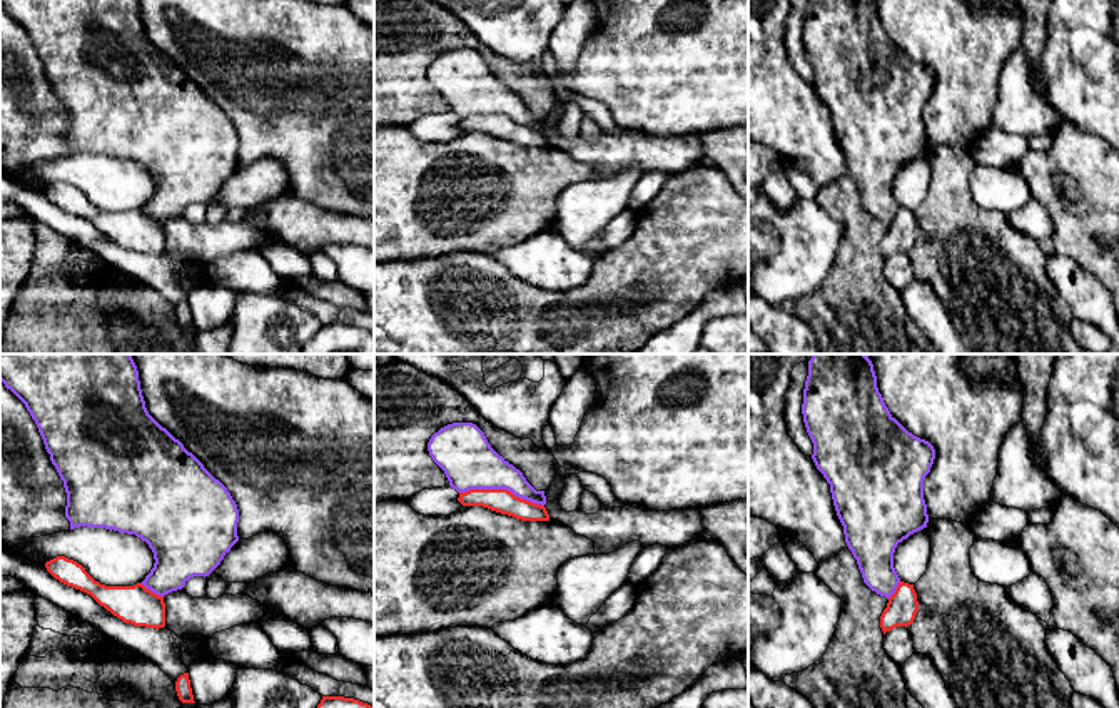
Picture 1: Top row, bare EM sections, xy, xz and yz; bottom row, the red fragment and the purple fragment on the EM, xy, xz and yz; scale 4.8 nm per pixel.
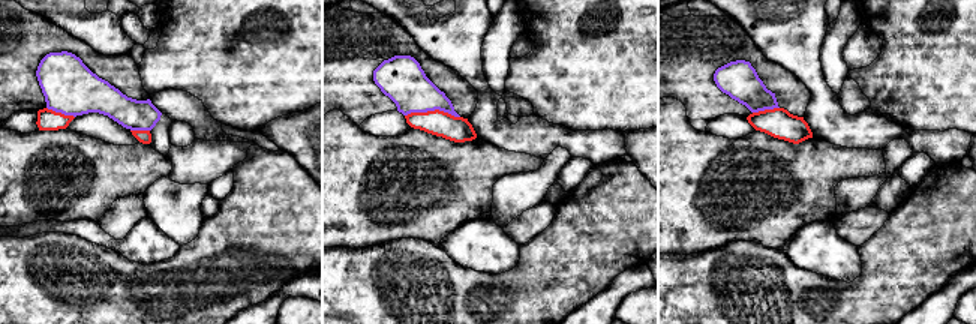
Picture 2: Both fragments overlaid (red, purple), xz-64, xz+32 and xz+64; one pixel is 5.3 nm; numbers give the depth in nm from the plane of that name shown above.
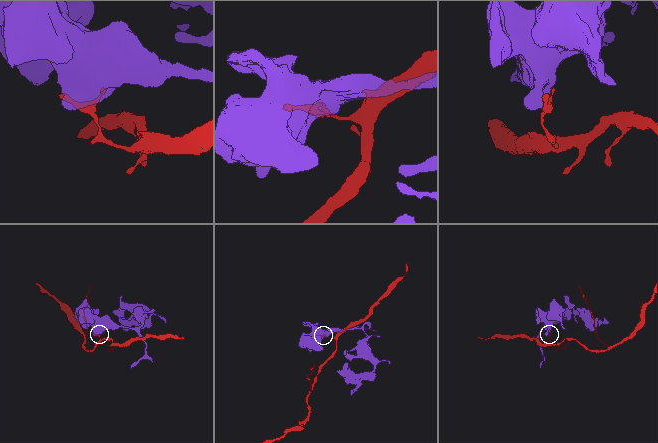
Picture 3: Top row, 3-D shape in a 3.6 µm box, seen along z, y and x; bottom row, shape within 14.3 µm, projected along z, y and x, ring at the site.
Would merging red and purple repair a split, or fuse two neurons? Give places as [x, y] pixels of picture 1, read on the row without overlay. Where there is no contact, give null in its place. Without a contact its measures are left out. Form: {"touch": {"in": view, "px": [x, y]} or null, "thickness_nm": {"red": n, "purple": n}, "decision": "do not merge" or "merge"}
{"touch": {"in": "xz", "px": [501, 116]}, "thickness_nm": {"red": 120, "purple": 260}, "decision": "do not merge"}

